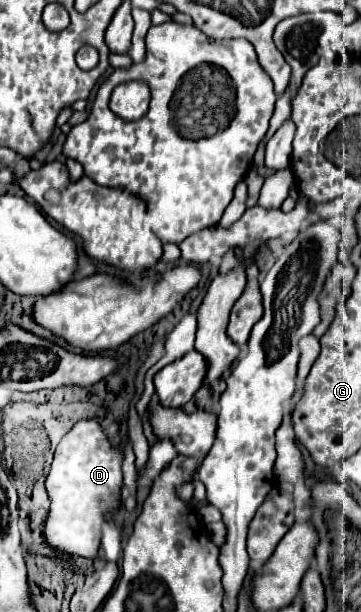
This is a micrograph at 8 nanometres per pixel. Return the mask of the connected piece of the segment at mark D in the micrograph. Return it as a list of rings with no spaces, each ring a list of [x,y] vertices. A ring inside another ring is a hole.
[[[95,420],[77,422],[59,442],[51,472],[47,476],[51,506],[45,522],[45,538],[51,548],[81,558],[93,558],[97,554],[101,544],[101,522],[119,506],[123,486],[121,462],[123,454],[109,442]]]

